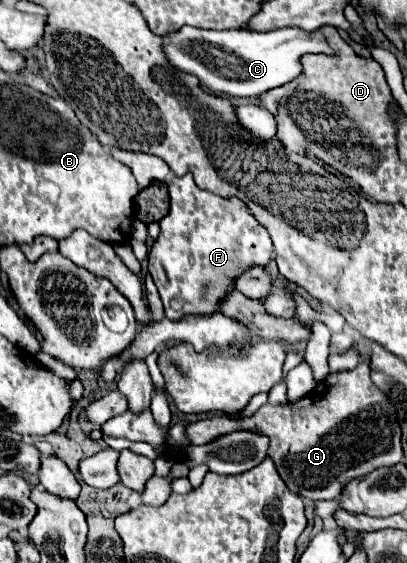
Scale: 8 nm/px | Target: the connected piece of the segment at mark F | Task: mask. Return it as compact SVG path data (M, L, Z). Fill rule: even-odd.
M191 174L175 178L169 184L169 196L169 214L159 222L161 234L149 252L149 274L169 320L209 316L209 312L219 312L225 288L235 288L233 280L245 272L245 268L265 266L271 260L273 244L267 230L261 228L241 200L227 200L201 190ZM185 270L201 280L185 280Z

